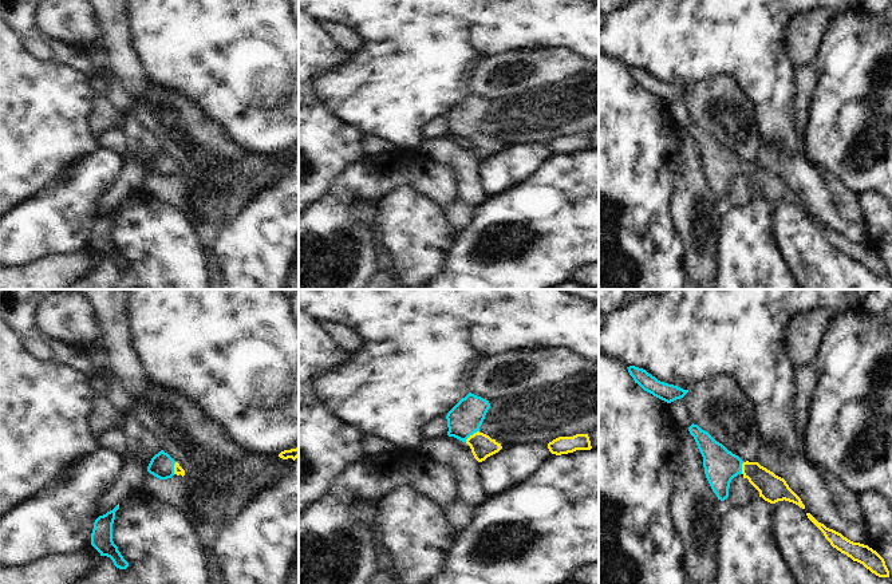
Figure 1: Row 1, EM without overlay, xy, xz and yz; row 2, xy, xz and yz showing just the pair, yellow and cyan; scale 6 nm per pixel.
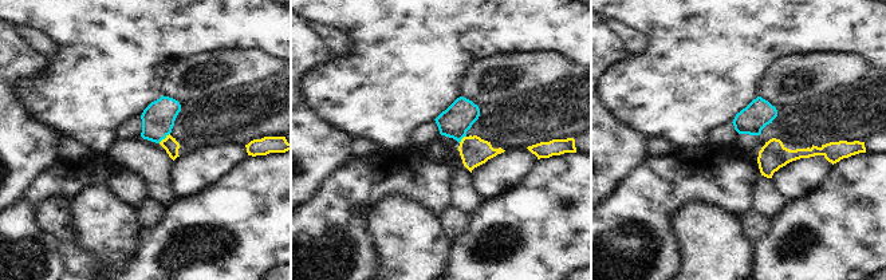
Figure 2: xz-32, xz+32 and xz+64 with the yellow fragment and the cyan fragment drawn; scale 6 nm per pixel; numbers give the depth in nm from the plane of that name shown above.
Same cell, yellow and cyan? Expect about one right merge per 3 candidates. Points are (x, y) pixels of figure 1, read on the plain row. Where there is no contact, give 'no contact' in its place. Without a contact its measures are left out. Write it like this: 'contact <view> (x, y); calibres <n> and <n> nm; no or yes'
contact xz (473, 134); calibres 140 and 200 nm; yes

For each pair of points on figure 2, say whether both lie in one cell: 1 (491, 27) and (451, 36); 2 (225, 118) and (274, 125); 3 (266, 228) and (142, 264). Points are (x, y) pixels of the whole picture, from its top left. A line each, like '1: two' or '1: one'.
1: one
2: one
3: one

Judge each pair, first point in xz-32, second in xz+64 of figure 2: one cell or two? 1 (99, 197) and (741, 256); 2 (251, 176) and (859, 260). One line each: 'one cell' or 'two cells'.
1: one cell
2: one cell

